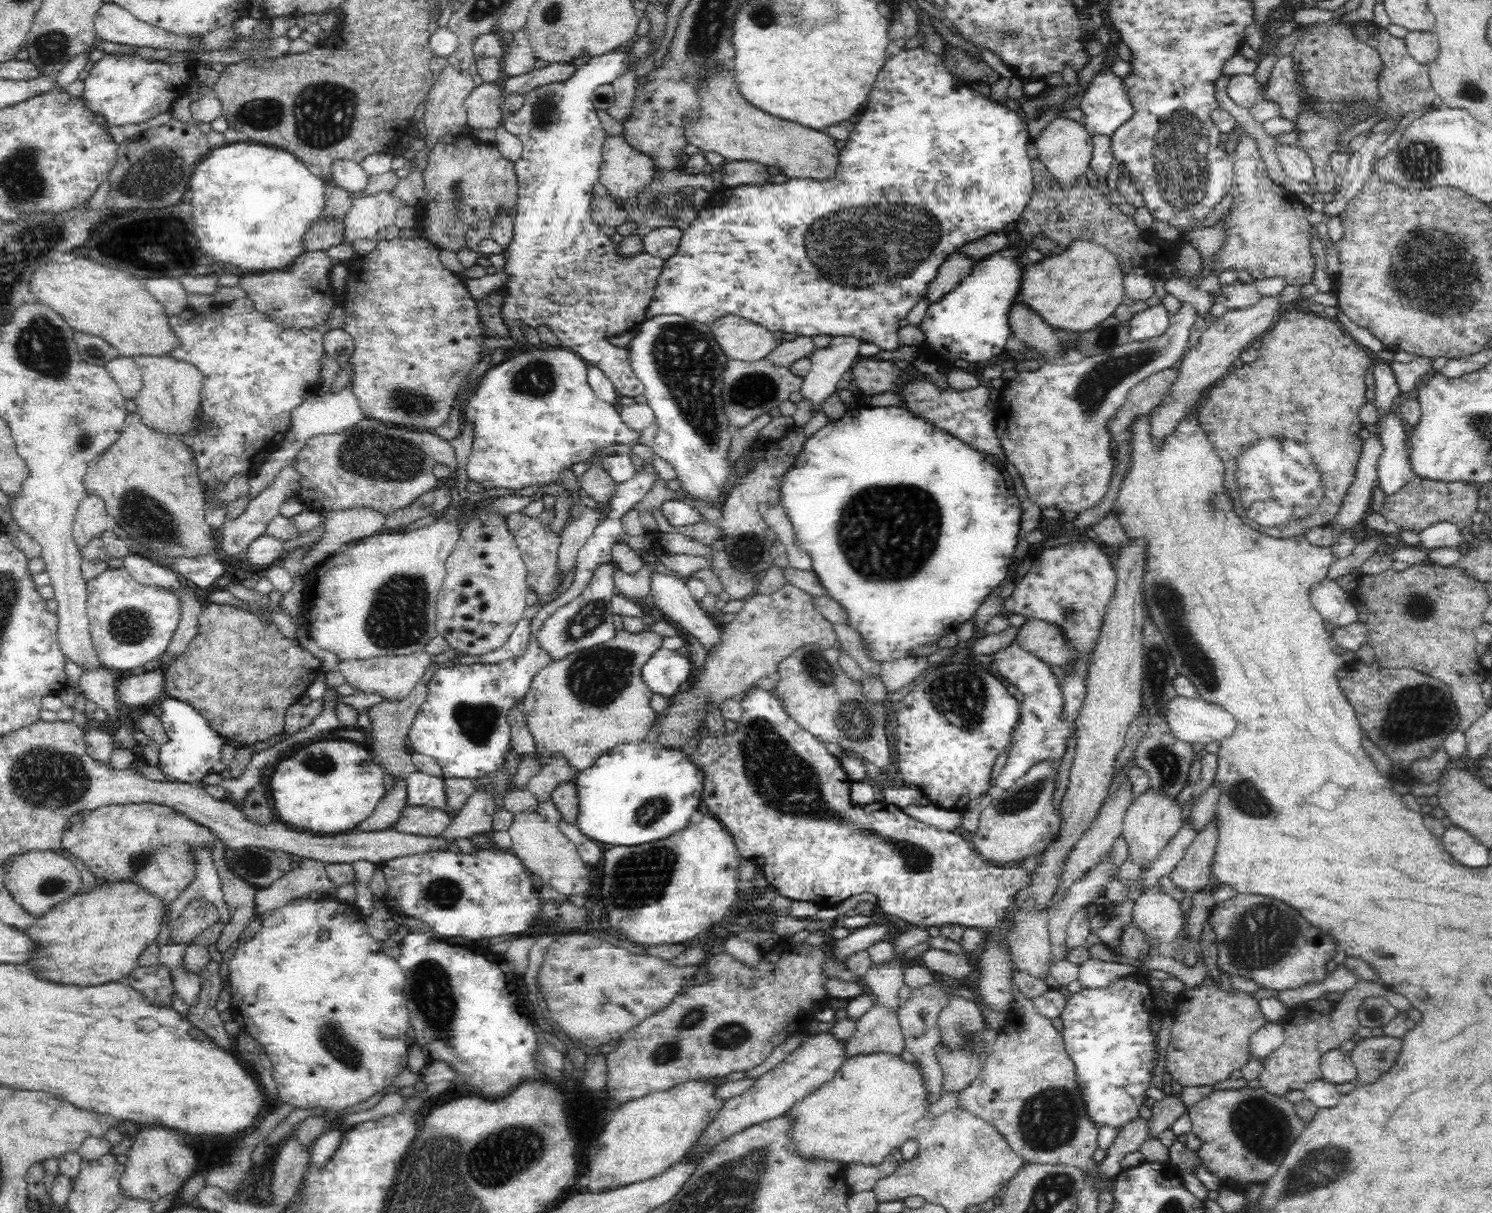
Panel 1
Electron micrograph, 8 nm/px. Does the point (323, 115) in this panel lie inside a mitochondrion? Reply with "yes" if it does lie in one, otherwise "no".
yes

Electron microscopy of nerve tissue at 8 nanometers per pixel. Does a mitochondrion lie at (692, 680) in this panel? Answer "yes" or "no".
no

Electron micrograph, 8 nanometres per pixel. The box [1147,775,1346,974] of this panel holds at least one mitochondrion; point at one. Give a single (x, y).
(1264, 933)

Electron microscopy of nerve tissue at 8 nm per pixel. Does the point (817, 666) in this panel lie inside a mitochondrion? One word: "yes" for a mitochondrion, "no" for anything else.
yes

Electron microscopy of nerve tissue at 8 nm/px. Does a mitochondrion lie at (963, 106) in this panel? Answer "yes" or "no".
no

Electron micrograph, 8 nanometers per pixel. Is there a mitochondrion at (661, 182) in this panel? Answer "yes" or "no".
yes

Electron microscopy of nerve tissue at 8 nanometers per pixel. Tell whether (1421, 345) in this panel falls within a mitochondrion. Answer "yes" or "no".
no

